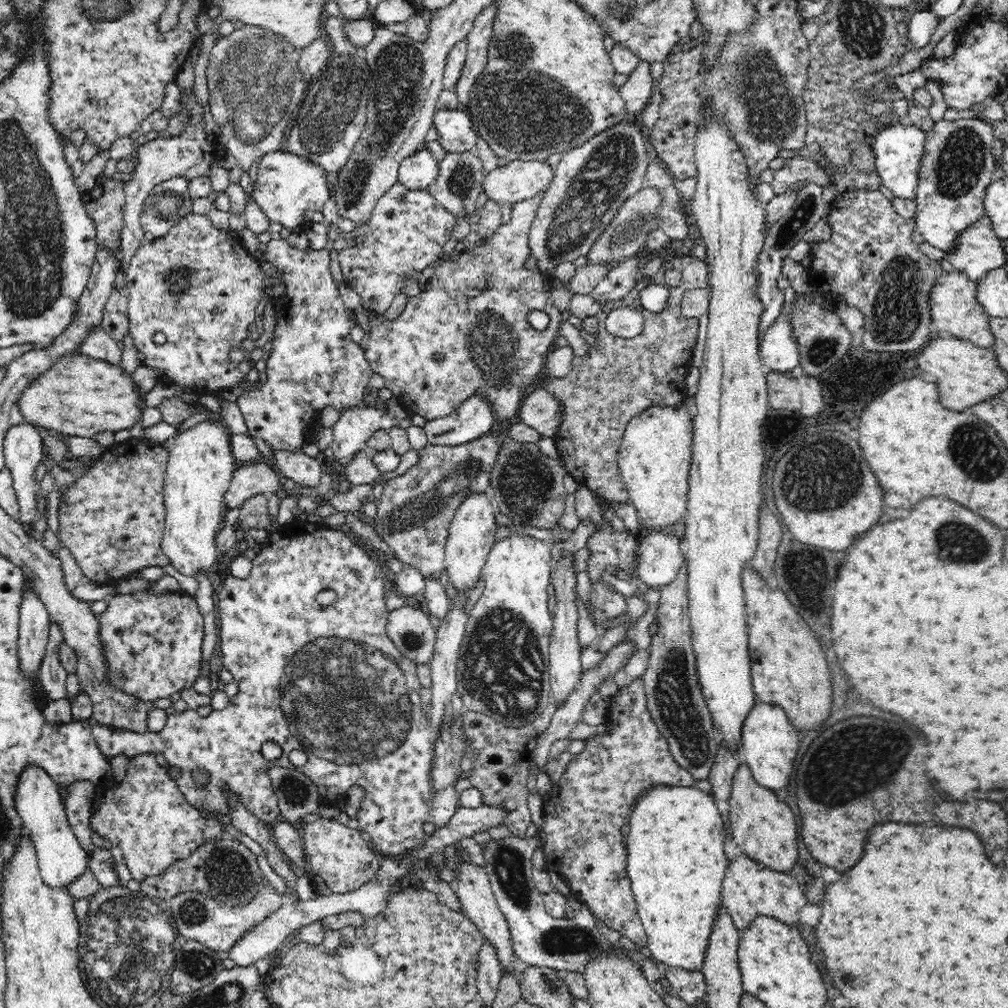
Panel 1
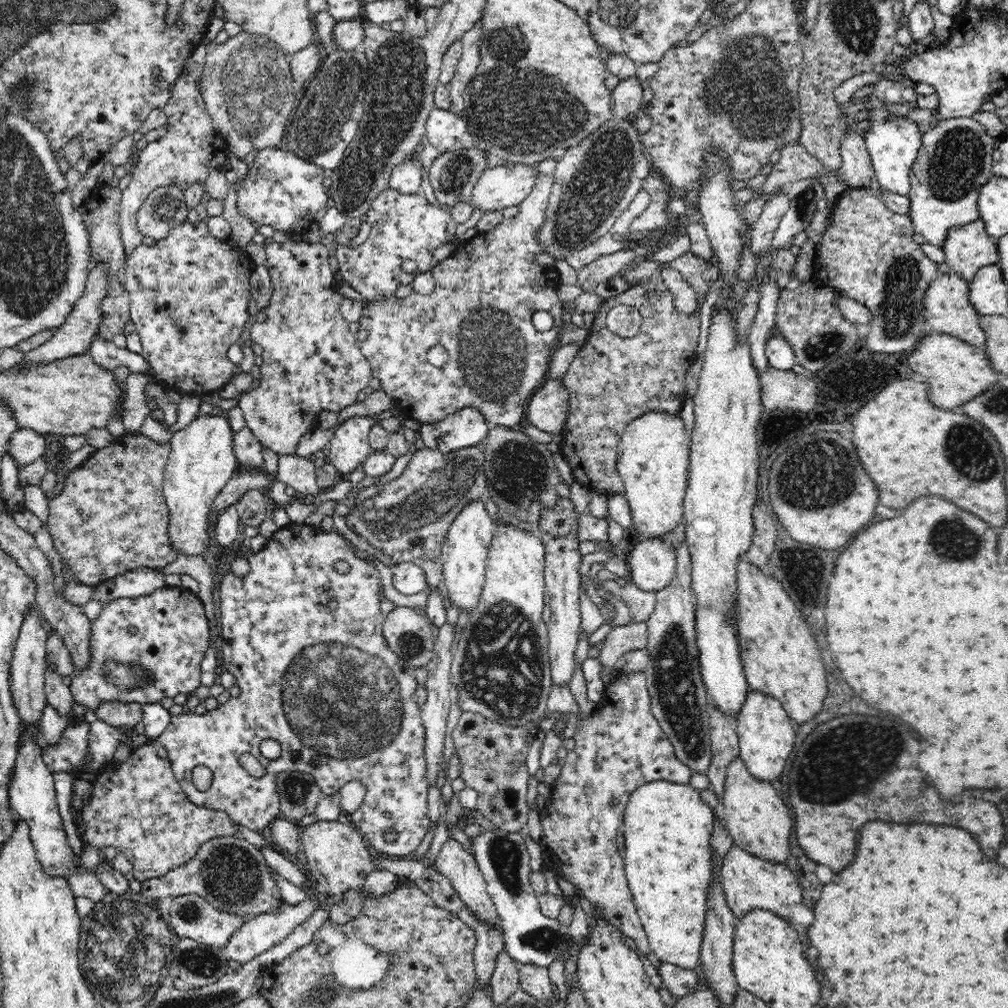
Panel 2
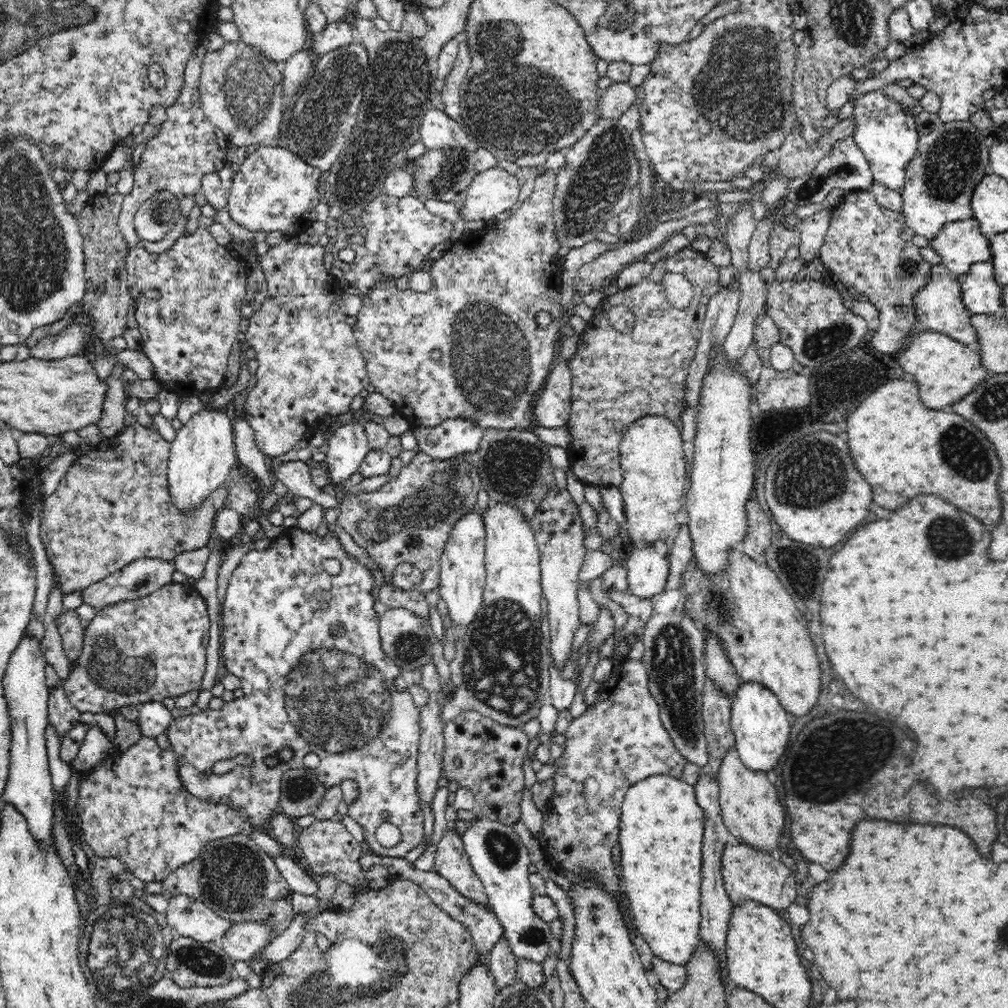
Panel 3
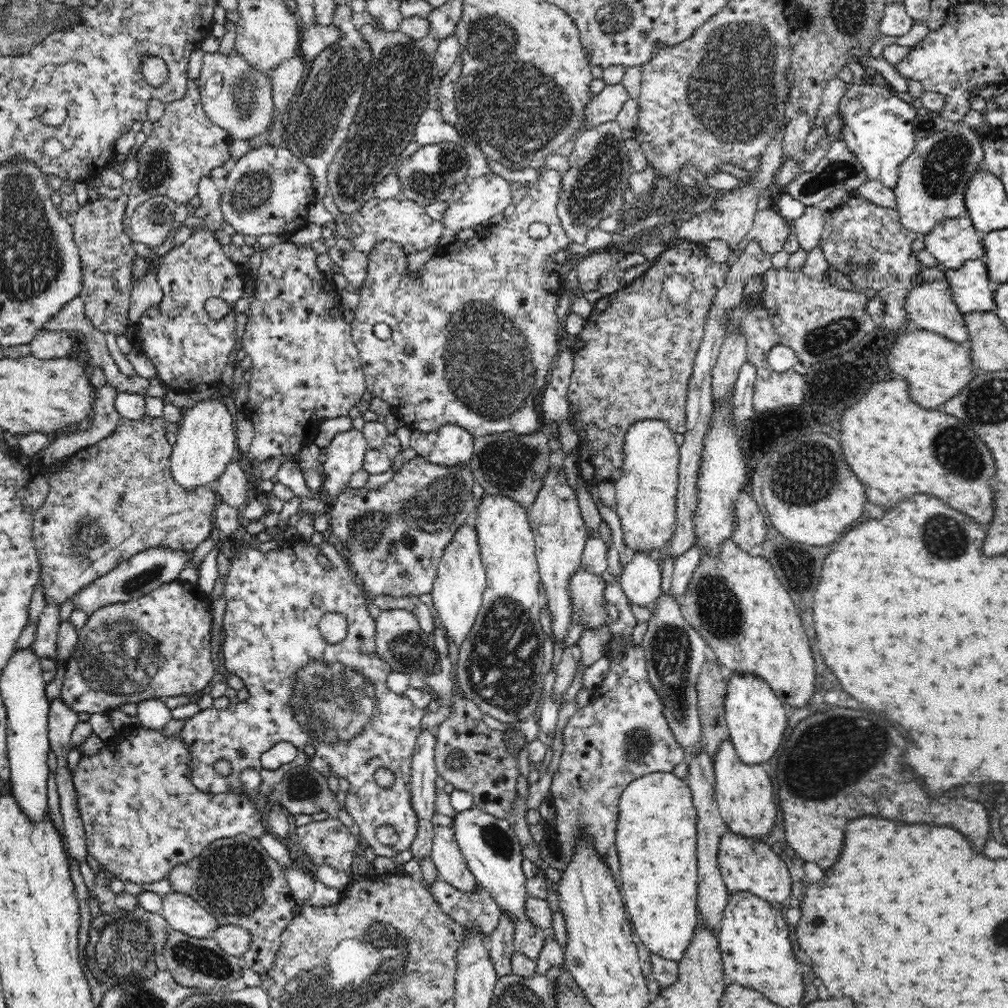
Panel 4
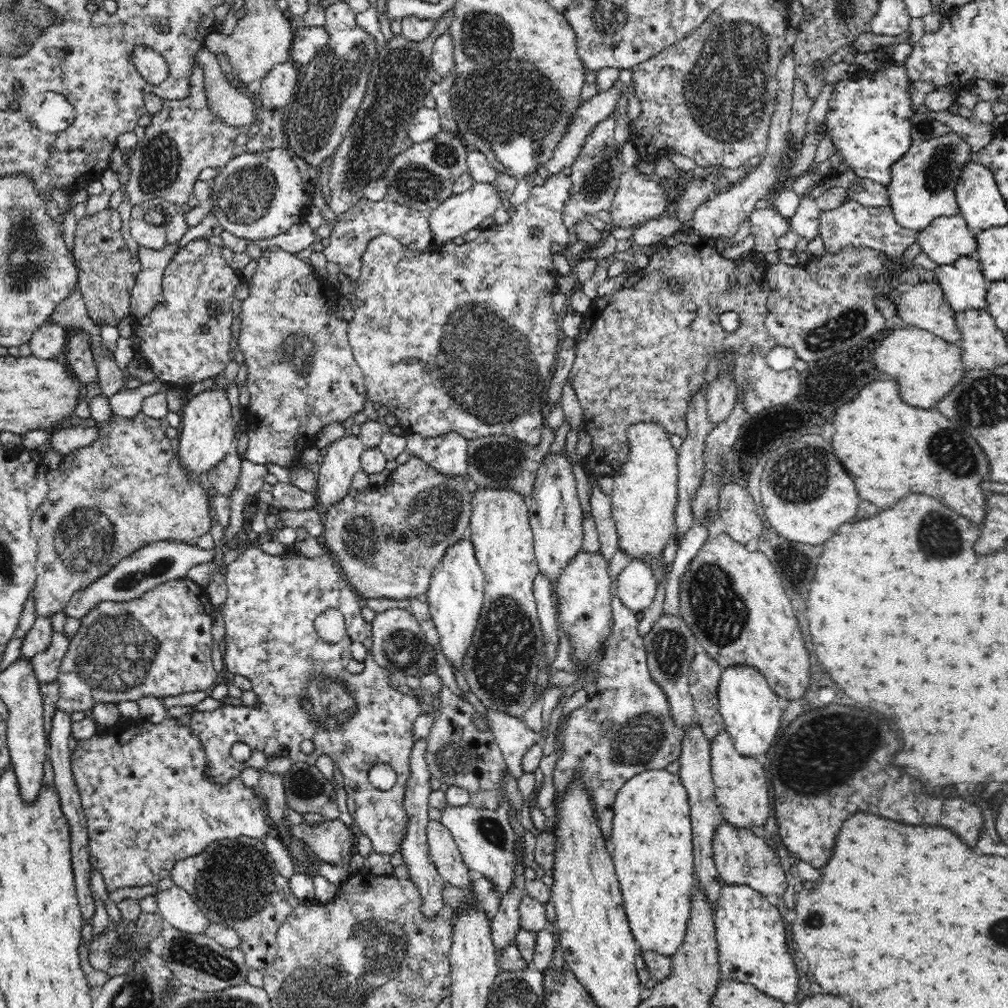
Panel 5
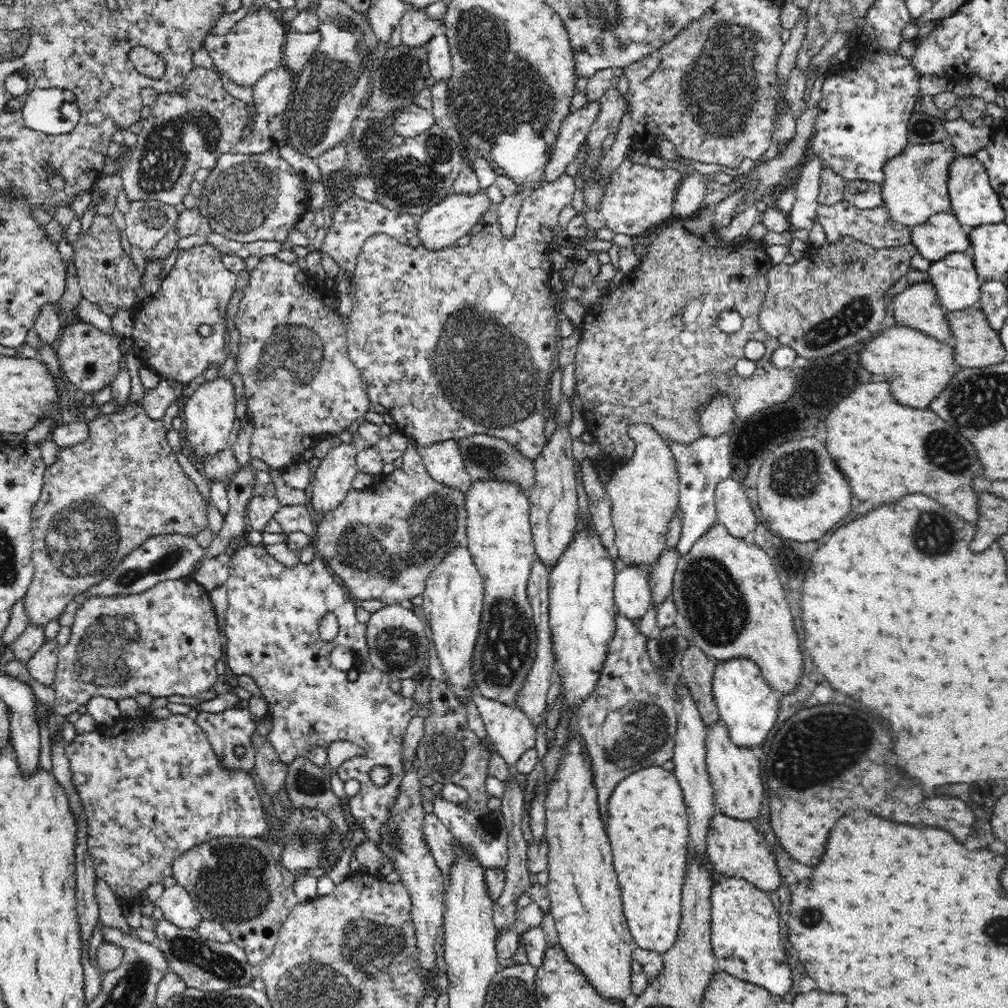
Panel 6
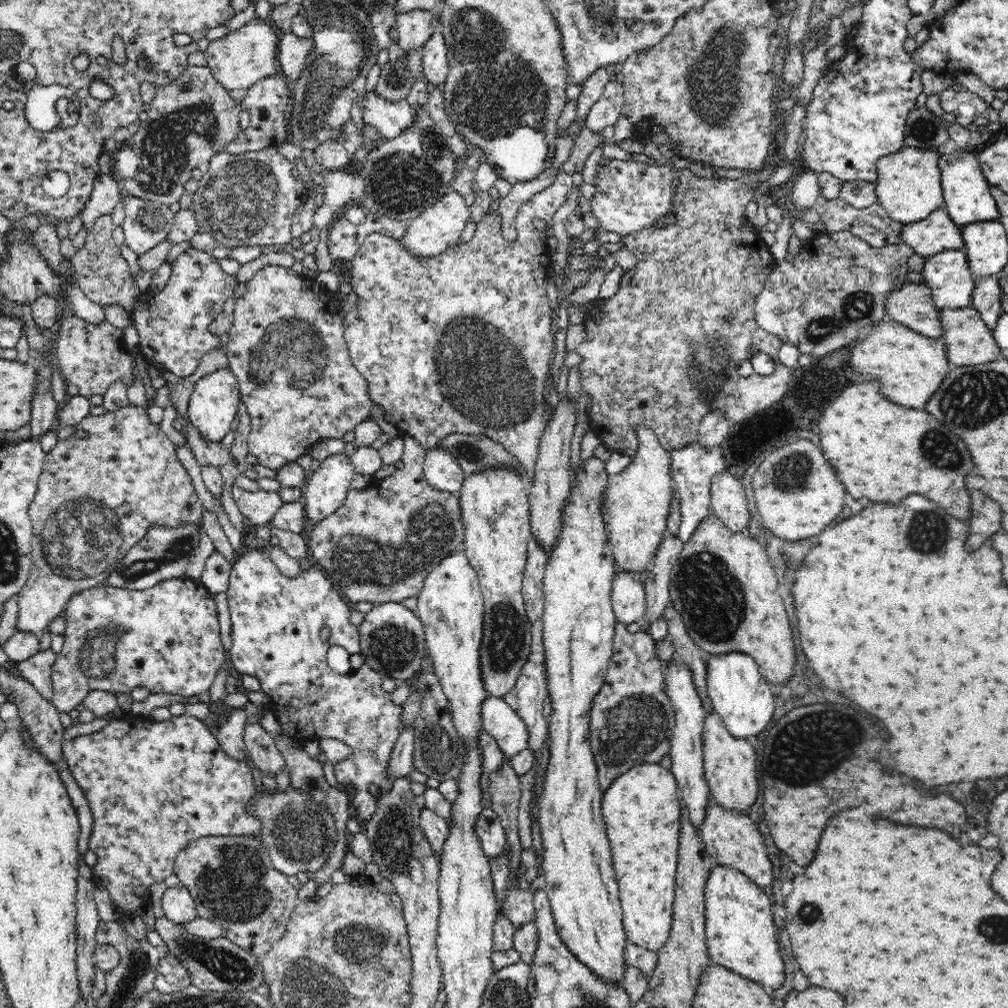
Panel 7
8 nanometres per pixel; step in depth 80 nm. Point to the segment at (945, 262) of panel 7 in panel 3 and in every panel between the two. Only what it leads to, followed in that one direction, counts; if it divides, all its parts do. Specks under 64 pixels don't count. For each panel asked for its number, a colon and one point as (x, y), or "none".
3: (981, 293)
4: (973, 291)
5: (964, 286)
6: (955, 278)

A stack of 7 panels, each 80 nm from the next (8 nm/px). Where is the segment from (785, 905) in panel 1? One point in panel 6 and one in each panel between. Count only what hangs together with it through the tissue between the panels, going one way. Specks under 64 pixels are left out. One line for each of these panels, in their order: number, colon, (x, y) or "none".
2: (748, 881)
3: (749, 873)
4: (746, 864)
5: (741, 857)
6: (734, 847)

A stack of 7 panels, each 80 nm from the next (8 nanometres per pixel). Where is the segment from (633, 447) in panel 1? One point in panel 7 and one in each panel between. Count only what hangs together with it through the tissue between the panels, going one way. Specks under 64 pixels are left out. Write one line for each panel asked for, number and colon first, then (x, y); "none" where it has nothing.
2: (653, 454)
3: (653, 463)
4: (646, 493)
5: (645, 493)
6: (643, 491)
7: (637, 500)

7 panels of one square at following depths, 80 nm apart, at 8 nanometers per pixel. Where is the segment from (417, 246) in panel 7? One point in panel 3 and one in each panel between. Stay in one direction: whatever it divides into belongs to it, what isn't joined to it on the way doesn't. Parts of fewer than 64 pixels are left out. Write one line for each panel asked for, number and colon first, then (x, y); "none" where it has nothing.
3: (493, 191)
4: (487, 196)
5: (456, 215)
6: (439, 227)

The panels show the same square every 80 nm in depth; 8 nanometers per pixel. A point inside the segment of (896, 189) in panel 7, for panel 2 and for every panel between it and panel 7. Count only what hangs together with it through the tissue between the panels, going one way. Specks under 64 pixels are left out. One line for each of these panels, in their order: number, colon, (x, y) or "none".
2: (955, 159)
3: (938, 180)
4: (930, 187)
5: (921, 183)
6: (915, 187)

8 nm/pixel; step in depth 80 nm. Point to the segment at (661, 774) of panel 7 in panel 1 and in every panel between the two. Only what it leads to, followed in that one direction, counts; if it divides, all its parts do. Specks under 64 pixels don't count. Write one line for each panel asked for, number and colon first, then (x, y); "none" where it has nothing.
1: (675, 859)
2: (667, 828)
3: (661, 825)
4: (656, 833)
5: (652, 834)
6: (647, 824)

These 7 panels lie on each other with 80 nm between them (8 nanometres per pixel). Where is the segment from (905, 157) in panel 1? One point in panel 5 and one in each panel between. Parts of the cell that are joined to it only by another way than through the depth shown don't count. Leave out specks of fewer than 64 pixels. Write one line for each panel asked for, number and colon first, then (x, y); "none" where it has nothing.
2: (893, 145)
3: (888, 138)
4: (878, 127)
5: (870, 117)

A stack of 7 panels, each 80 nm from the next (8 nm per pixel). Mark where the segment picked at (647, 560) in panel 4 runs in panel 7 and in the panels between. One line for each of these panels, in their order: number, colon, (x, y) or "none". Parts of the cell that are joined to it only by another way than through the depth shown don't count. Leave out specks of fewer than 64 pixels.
5: (636, 585)
6: (631, 591)
7: (628, 597)

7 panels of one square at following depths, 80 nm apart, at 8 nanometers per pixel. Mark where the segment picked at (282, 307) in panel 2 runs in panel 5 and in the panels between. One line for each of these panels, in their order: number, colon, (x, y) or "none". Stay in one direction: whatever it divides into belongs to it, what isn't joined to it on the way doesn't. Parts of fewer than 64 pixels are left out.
3: (308, 364)
4: (305, 367)
5: (296, 388)

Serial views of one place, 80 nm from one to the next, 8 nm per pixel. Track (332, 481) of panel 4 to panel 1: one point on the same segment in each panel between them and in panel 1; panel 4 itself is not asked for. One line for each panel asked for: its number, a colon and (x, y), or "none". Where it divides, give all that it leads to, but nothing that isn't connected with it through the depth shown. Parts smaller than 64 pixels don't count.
1: (356, 425)
2: (349, 445)
3: (345, 450)

